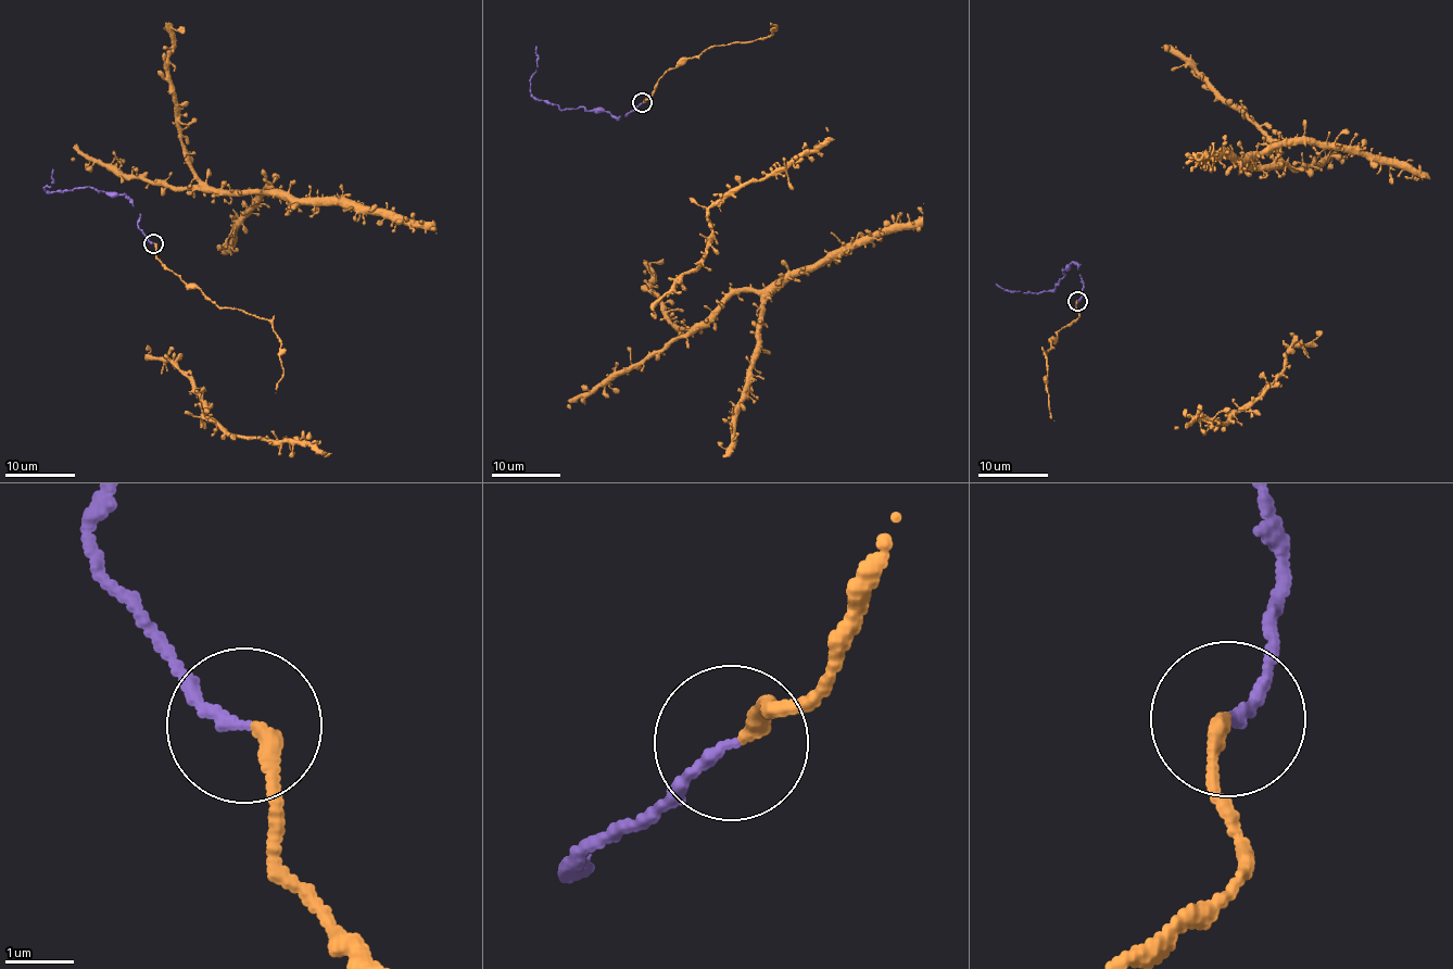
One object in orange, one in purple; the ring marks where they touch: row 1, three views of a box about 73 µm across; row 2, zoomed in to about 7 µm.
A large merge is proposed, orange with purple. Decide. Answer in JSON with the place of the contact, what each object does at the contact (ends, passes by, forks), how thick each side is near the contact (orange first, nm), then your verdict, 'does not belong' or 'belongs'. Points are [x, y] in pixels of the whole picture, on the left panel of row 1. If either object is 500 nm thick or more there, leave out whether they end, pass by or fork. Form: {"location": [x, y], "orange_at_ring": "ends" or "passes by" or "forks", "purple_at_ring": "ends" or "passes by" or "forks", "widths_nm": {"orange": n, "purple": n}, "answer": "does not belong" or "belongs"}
{"location": [153, 243], "orange_at_ring": "ends", "purple_at_ring": "ends", "widths_nm": {"orange": 220, "purple": 150}, "answer": "belongs"}

